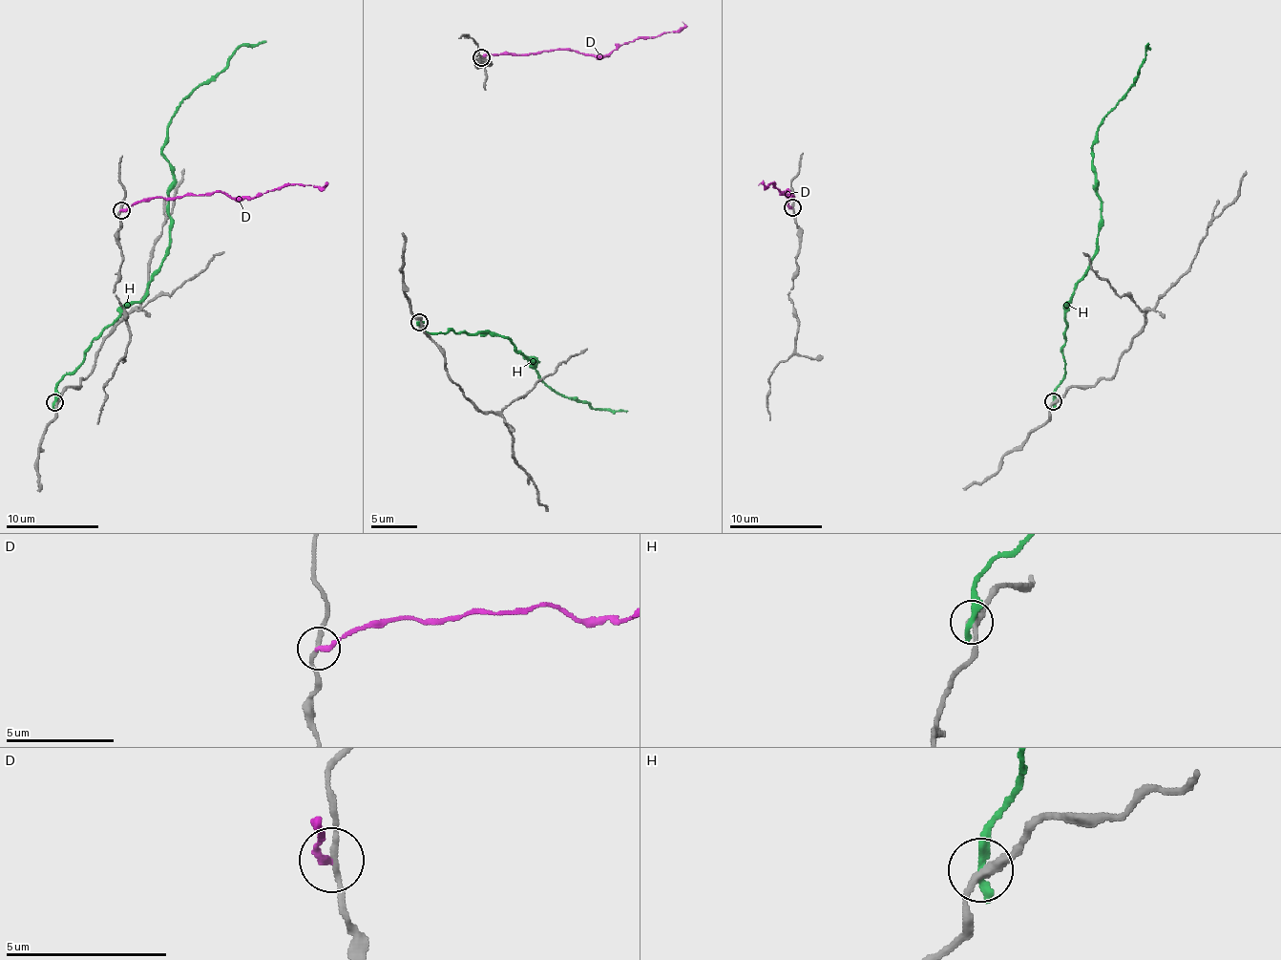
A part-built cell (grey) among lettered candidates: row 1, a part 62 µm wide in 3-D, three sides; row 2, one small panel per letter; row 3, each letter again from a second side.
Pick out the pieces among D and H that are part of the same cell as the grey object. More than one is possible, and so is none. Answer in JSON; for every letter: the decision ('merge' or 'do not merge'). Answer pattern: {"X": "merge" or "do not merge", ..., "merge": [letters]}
{"D": "do not merge", "H": "do not merge", "merge": []}

